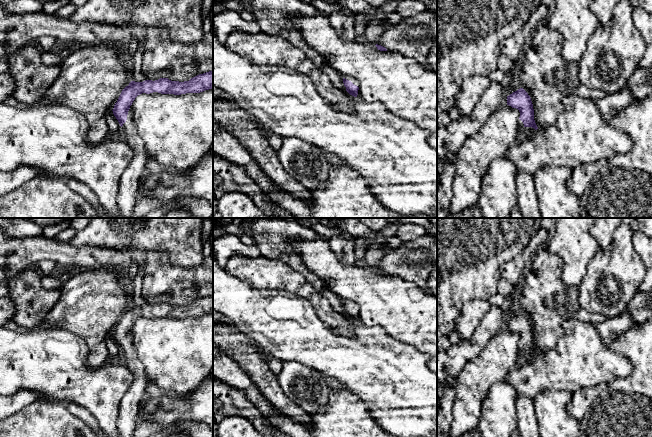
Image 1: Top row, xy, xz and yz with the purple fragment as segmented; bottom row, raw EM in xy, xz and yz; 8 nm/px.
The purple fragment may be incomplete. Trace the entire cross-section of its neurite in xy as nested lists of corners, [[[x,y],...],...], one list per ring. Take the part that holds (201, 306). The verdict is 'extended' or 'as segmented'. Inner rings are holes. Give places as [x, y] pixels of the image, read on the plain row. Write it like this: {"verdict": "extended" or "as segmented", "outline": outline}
{"verdict": "extended", "outline": [[[213,294],[199,298],[189,305],[171,305],[168,302],[158,304],[145,304],[143,306],[131,305],[126,310],[113,332],[113,338],[124,354],[125,364],[133,374],[133,381],[120,402],[117,429],[120,437],[134,437],[138,426],[136,416],[140,401],[147,386],[145,369],[139,361],[132,340],[132,327],[142,318],[158,316],[161,318],[181,319],[186,317],[200,317],[213,312]]]}

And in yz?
{"verdict": "extended", "outline": [[[520,312],[507,320],[507,329],[520,336],[519,351],[525,355],[525,362],[531,360],[538,353],[534,344],[534,333],[530,320]]]}

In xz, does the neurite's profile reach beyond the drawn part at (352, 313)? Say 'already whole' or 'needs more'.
needs more

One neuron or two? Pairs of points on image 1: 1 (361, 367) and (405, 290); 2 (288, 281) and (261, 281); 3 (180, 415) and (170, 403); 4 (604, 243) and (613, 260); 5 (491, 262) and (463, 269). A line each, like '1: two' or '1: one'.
1: two
2: one
3: two
4: two
5: one

